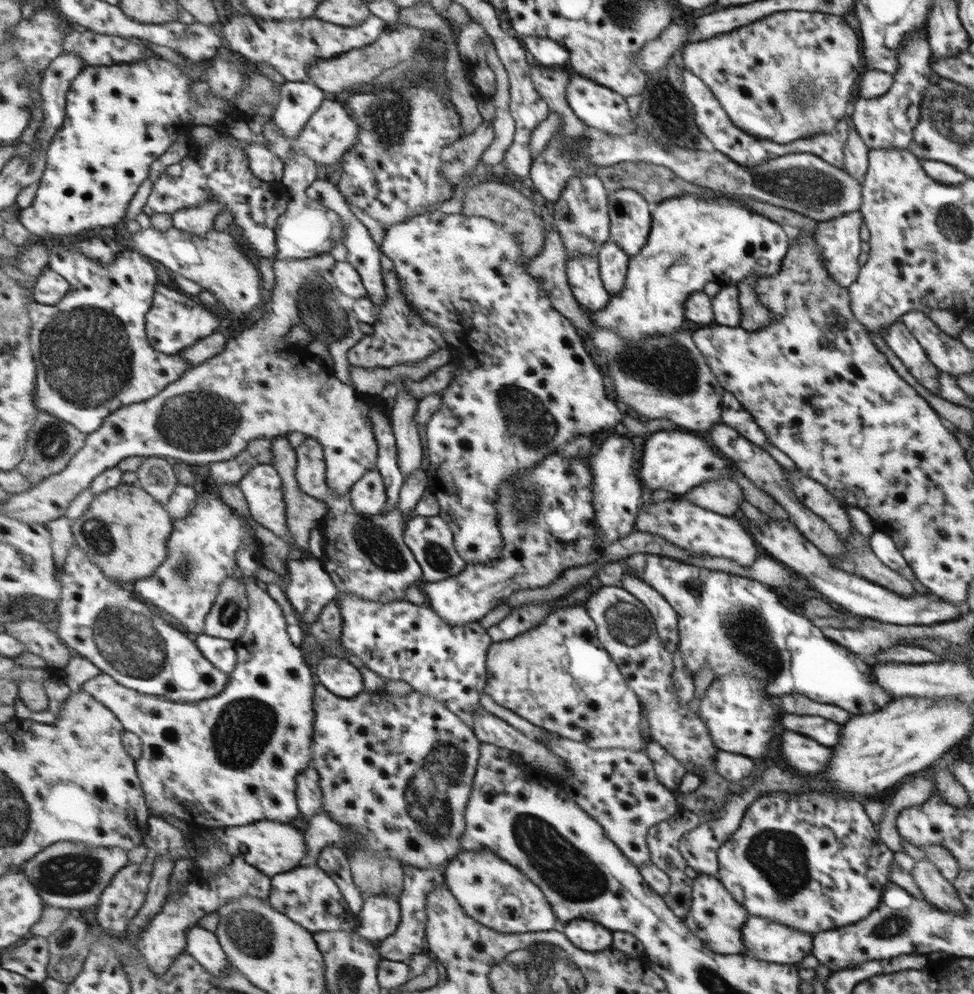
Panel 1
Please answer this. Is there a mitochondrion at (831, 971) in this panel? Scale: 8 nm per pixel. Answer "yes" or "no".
no

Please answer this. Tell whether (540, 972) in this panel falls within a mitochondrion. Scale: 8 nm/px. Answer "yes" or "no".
yes

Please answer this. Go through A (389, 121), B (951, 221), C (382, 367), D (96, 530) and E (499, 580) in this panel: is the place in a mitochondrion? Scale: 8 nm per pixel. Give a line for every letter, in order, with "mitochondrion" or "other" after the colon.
A: mitochondrion
B: mitochondrion
C: other
D: mitochondrion
E: other

